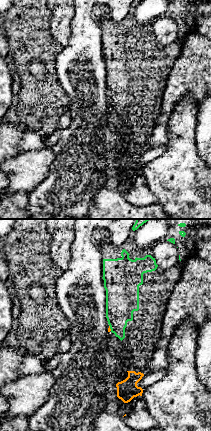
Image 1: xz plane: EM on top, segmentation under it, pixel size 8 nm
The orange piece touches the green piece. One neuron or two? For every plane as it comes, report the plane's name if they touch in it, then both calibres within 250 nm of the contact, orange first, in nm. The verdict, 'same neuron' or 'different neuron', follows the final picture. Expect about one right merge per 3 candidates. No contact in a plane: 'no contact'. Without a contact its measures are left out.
xz | 20/260 nm

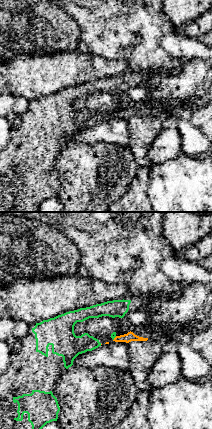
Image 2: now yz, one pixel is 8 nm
yz | 80/50 nm

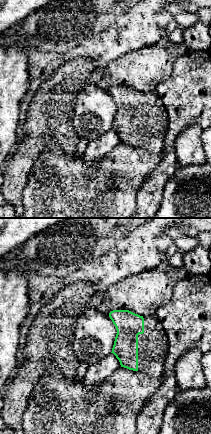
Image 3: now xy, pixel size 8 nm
no contact

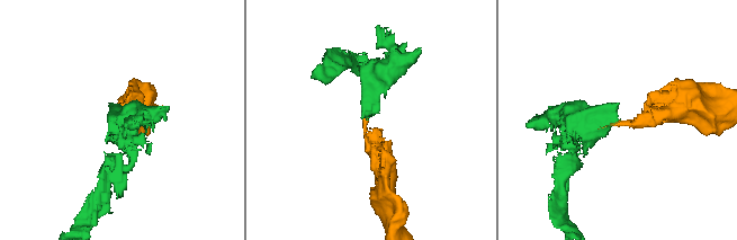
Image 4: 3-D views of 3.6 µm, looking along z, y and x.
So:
same neuron

